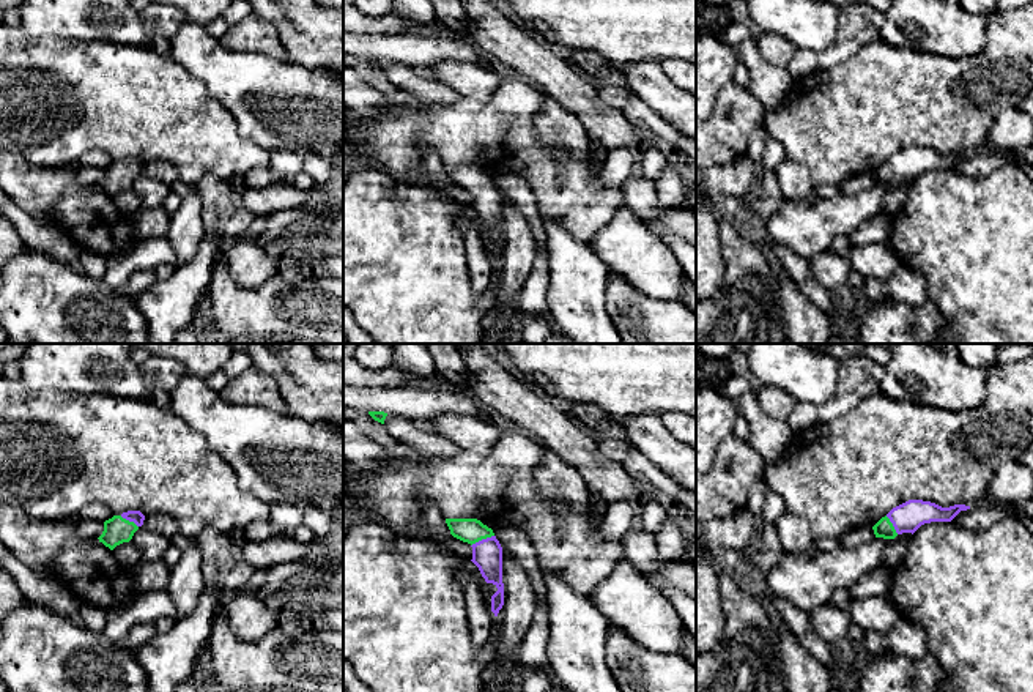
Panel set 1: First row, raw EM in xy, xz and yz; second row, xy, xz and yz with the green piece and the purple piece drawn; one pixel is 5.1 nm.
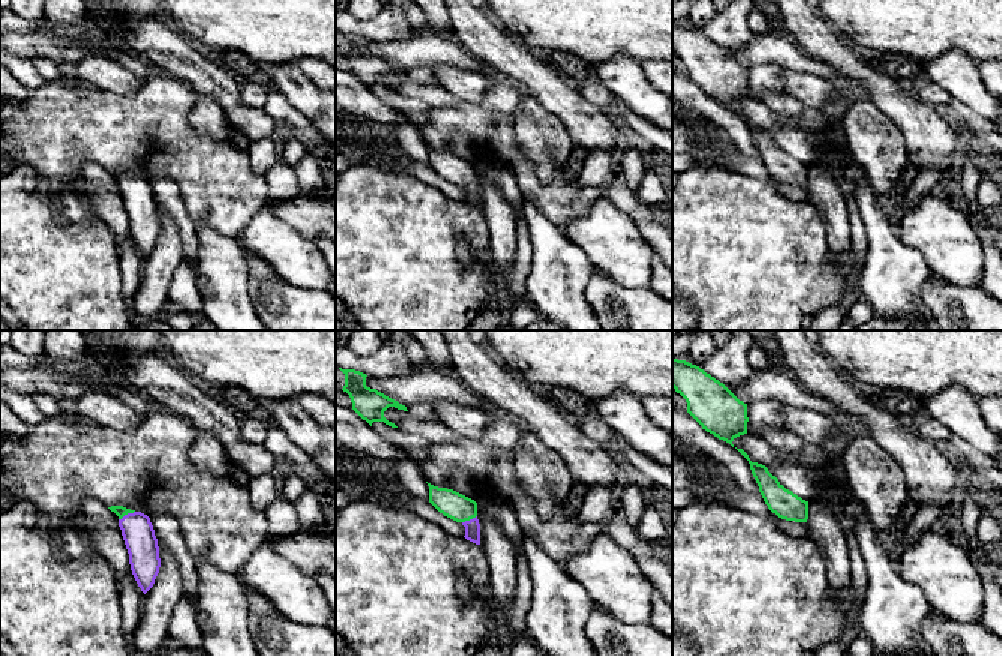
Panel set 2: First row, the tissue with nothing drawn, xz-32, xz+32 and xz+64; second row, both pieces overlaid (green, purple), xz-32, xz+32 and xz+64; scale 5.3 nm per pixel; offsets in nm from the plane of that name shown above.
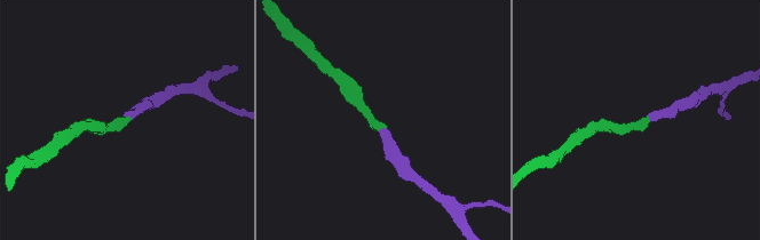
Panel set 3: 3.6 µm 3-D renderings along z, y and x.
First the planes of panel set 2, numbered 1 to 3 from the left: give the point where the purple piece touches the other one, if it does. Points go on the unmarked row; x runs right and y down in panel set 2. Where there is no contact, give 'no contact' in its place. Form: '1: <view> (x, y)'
1: xz-32 (126, 177)
2: xz+32 (468, 183)
3: no contact

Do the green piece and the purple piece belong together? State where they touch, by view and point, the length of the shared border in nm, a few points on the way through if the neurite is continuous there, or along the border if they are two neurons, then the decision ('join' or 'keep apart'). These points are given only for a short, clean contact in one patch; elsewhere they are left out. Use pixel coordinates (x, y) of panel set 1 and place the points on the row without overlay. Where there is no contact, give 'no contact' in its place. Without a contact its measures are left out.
meets green in xz at (482, 185); contact 130 nm long; runs through xz (468, 177), (482, 185), (487, 202); join

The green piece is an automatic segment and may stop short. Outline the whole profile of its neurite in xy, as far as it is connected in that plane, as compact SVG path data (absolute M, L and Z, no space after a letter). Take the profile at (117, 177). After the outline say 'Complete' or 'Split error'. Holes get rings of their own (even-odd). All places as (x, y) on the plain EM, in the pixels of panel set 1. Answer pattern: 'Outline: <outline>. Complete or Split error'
Outline: M128 158L104 169L104 178L98 184L106 194L113 197L123 189L129 189L134 180L143 172L145 162L140 158Z. Split error

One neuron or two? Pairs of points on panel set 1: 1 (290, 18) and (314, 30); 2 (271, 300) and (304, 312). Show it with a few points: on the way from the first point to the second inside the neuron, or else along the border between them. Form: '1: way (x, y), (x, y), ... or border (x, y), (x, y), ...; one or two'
1: way (296, 19), (307, 30); one
2: way (279, 306), (296, 306); one

